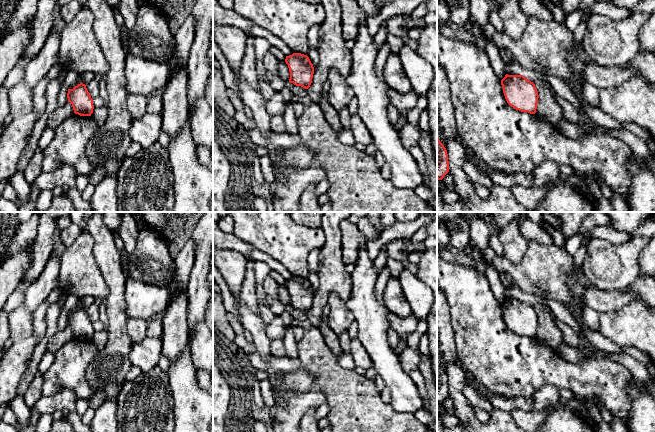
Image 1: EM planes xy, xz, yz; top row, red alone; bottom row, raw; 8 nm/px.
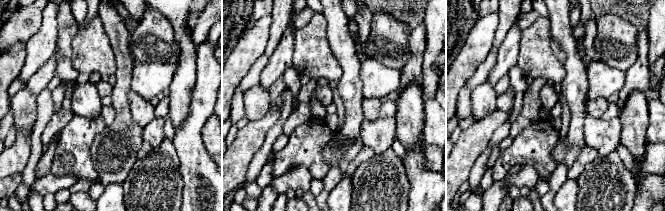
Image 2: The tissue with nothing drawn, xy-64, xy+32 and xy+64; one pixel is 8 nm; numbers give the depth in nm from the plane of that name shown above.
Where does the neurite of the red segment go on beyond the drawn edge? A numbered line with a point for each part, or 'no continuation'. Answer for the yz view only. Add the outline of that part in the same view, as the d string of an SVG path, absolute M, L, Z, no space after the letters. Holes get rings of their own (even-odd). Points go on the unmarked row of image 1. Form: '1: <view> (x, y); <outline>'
no continuation

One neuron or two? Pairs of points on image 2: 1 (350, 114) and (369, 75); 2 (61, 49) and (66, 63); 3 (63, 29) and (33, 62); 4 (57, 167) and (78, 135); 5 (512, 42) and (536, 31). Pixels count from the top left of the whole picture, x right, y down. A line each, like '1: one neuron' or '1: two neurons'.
1: two neurons
2: one neuron
3: two neurons
4: one neuron
5: two neurons

